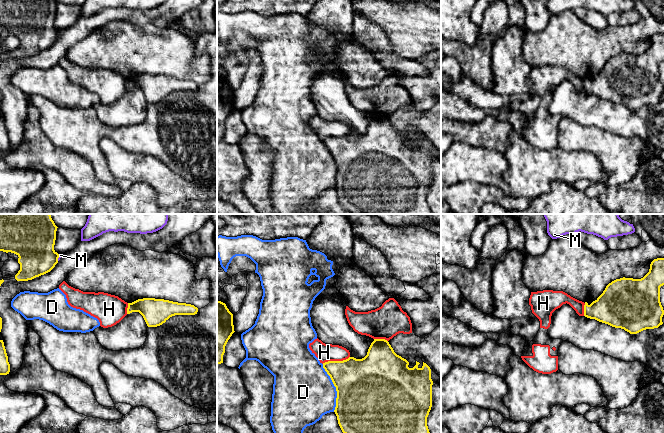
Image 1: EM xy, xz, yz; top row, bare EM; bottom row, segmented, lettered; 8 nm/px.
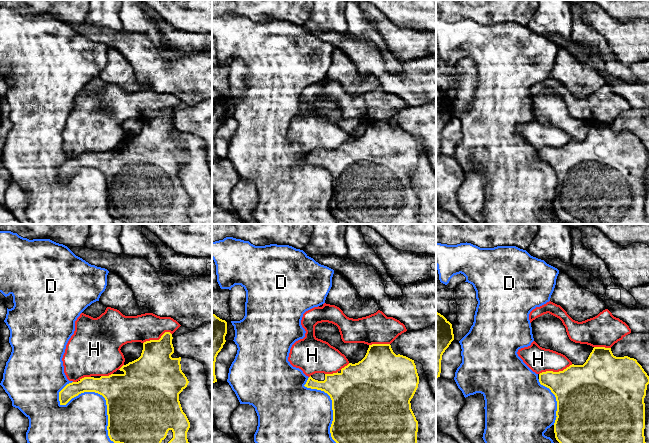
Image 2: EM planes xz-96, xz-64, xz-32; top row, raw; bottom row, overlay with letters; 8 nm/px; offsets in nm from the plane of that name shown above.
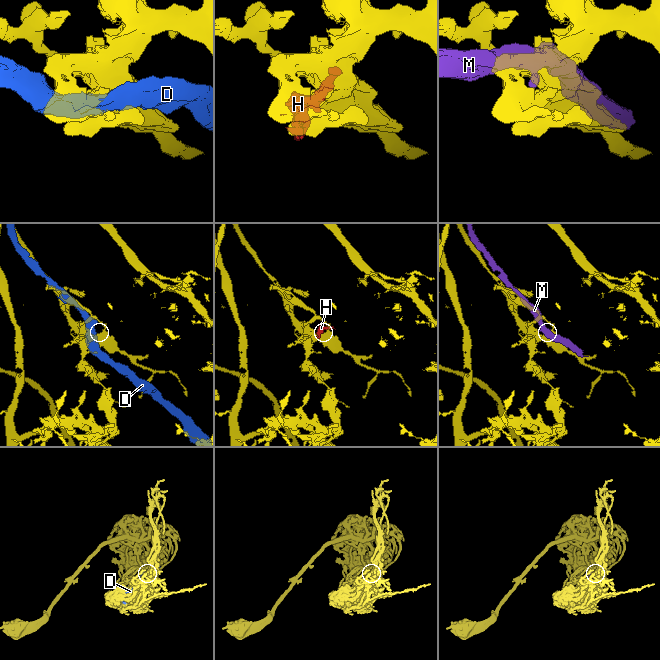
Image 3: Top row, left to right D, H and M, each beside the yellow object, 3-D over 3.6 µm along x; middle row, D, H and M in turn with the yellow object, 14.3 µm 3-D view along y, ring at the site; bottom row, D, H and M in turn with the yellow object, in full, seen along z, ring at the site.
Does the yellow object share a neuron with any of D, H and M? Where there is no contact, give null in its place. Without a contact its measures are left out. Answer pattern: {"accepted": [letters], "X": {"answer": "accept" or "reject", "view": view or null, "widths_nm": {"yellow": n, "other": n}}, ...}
{"accepted": ["H"], "D": {"answer": "reject", "view": "xz", "widths_nm": {"yellow": 500, "other": 460}}, "H": {"answer": "accept", "view": "xz", "widths_nm": {"yellow": 380, "other": 140}}, "M": {"answer": "reject", "view": "xy", "widths_nm": {"yellow": 340, "other": 30}}}

